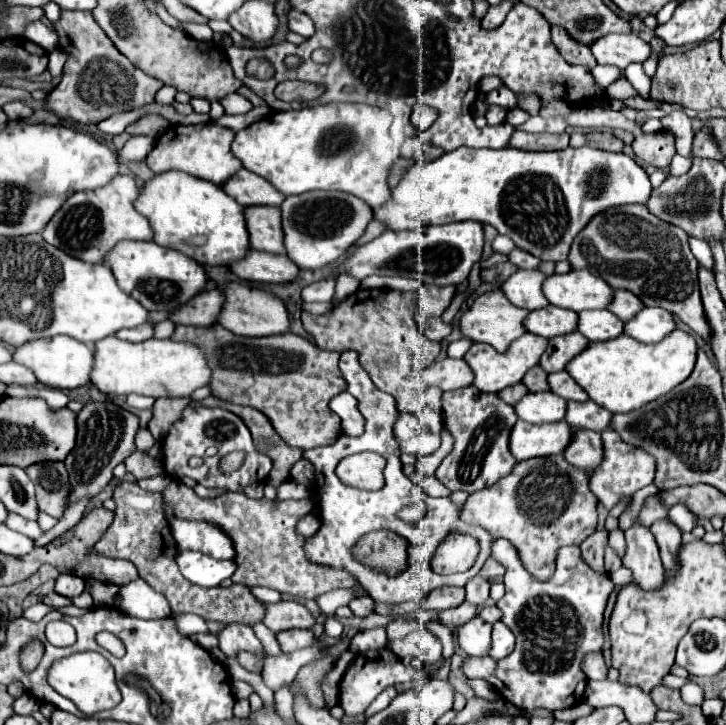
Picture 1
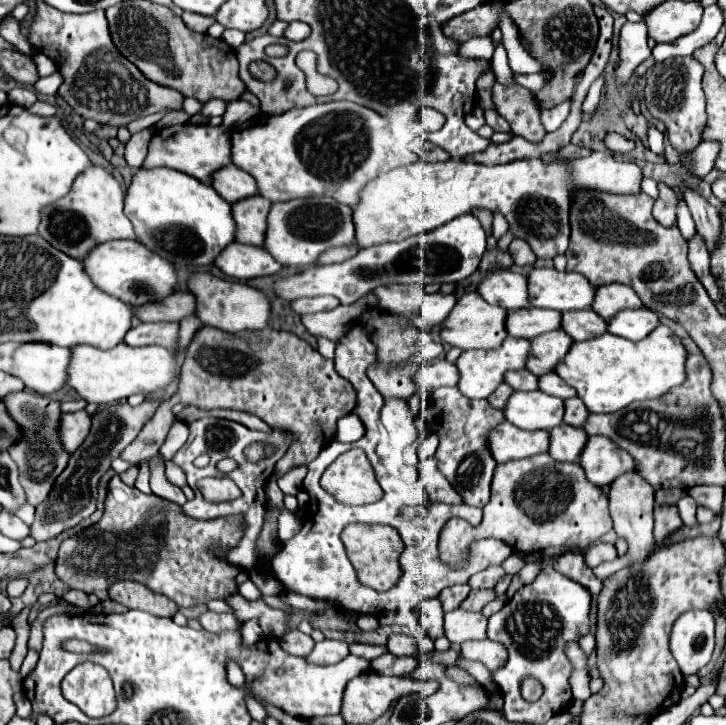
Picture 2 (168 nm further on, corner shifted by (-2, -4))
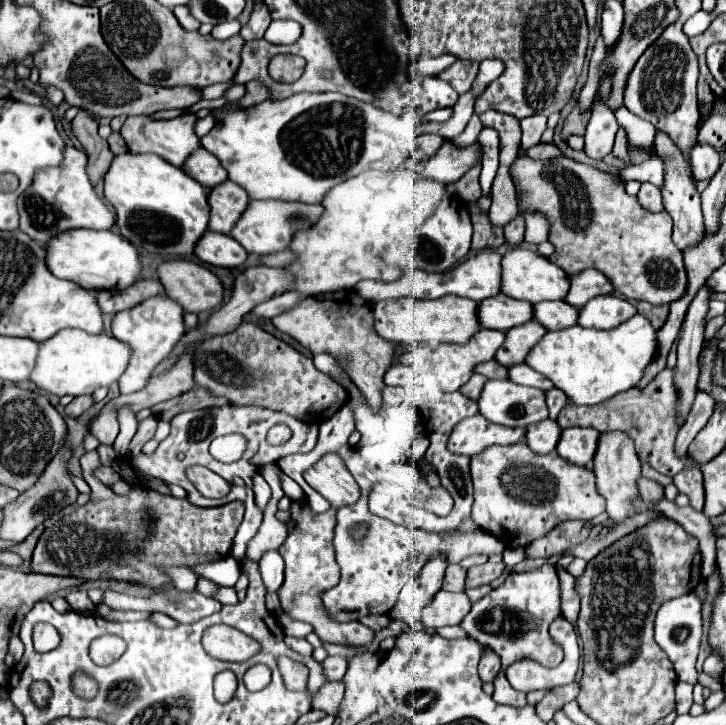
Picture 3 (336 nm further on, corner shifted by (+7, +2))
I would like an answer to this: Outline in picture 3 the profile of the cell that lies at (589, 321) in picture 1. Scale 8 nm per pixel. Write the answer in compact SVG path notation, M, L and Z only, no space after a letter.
M543 302L535 304L535 320L547 330L563 330L577 324L579 310L567 302Z

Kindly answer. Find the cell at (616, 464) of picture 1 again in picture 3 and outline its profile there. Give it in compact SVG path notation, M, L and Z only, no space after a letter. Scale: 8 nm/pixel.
M567 428L561 434L561 440L557 444L559 456L565 460L587 466L595 458L595 448L599 446L599 432L595 428Z

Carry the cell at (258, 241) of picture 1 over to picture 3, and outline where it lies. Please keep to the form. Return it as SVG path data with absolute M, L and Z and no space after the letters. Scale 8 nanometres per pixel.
M227 180L227 184L219 184L213 190L209 190L209 206L211 206L209 230L231 234L239 216L245 212L247 204L249 194L231 180Z

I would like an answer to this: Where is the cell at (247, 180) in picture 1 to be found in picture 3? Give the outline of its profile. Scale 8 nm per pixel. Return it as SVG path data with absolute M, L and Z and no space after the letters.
M205 148L193 152L183 164L183 170L205 188L215 188L227 180L227 170L223 168L223 164Z

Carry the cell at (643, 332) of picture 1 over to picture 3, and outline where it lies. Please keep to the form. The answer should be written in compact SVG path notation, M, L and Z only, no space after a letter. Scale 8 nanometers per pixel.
M597 296L589 300L579 312L579 324L583 328L597 328L597 330L611 330L619 324L627 322L631 316L637 314L637 308L621 298L621 296Z

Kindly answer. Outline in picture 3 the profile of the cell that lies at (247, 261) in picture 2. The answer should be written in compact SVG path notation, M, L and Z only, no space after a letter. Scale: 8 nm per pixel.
M207 232L195 246L195 256L221 268L239 268L247 262L247 250L231 236Z

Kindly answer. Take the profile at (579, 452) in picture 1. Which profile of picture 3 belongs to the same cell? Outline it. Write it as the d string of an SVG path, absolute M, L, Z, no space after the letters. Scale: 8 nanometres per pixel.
M541 420L539 424L529 424L525 432L525 442L529 448L537 454L549 454L555 450L555 444L559 444L559 424L555 420Z

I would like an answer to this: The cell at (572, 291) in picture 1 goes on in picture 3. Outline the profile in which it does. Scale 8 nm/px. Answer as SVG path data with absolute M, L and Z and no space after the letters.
M513 248L503 256L501 292L515 300L527 300L531 304L539 304L545 300L565 300L569 286L571 286L569 276L541 254L523 248Z

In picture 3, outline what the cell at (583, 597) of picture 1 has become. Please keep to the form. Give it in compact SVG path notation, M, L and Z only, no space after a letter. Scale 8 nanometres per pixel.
M543 564L537 570L523 574L509 574L505 582L491 590L483 600L475 602L471 612L461 622L461 628L467 630L471 638L493 648L501 658L499 676L493 680L495 694L493 700L509 706L527 706L527 694L511 690L511 684L505 678L505 668L523 658L535 660L547 668L553 668L561 662L563 652L549 636L549 624L561 616L561 584L551 564Z

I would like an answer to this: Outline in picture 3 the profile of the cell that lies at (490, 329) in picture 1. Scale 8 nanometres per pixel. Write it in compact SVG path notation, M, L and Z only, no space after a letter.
M443 296L437 300L417 300L417 298L393 298L393 300L381 300L373 304L373 316L375 316L375 330L379 336L391 340L391 342L405 342L405 344L467 344L471 336L481 330L481 324L477 320L477 302L461 296Z

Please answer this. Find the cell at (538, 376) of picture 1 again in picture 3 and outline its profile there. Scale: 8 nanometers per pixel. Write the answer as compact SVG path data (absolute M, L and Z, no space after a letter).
M489 360L489 362L483 362L483 364L475 366L475 372L483 374L483 376L487 376L487 378L499 378L499 380L509 378L507 366L501 366L497 360Z

